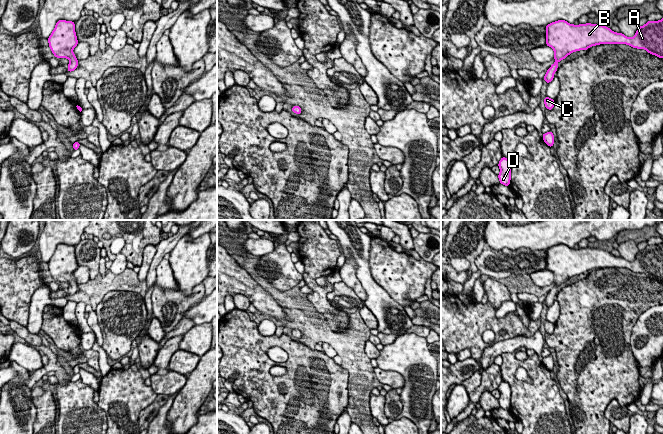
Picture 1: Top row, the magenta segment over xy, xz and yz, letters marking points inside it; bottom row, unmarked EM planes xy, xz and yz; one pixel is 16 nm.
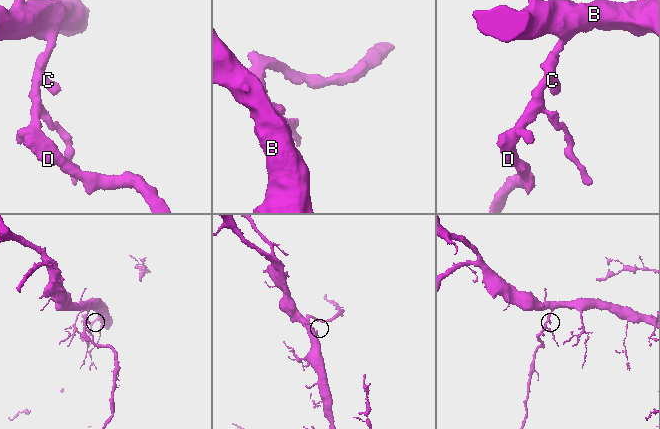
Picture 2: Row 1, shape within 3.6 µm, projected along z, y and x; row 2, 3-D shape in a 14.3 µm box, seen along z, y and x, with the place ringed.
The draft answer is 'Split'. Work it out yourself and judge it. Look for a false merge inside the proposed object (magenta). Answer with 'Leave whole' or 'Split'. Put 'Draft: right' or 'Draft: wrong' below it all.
Leave whole
Draft: wrong

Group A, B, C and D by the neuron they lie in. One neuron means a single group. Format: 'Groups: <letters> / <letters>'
Groups: A B C D

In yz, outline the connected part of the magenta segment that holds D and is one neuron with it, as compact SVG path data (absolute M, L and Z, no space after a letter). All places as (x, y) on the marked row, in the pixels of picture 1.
M502 156L498 163L500 173L498 174L499 181L502 185L510 186L511 180L511 164L509 159Z

